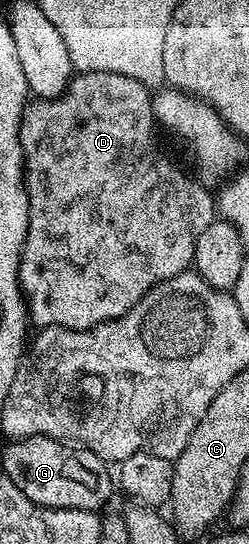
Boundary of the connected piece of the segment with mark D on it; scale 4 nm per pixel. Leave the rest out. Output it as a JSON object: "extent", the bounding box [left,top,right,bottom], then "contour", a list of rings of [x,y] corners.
{"extent":[20,72,218,330],"contour":[[[86,72],[77,73],[57,98],[36,98],[25,106],[20,121],[20,143],[24,153],[24,187],[28,190],[28,231],[20,253],[20,288],[24,292],[33,327],[61,326],[67,330],[89,330],[130,312],[130,308],[134,308],[134,304],[138,304],[138,300],[142,300],[142,296],[146,296],[156,283],[170,280],[193,265],[198,236],[210,228],[217,217],[218,206],[213,191],[211,194],[208,191],[211,189],[203,181],[195,177],[192,179],[164,155],[156,139],[158,123],[152,114],[152,99],[149,87],[130,76],[122,76],[118,72]]]}

